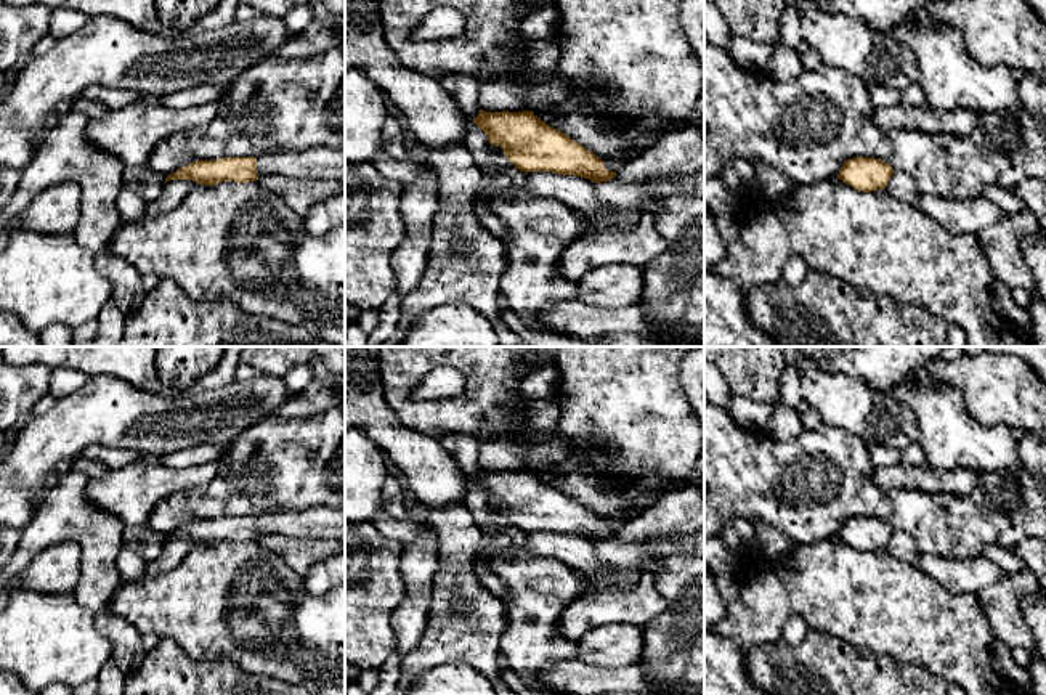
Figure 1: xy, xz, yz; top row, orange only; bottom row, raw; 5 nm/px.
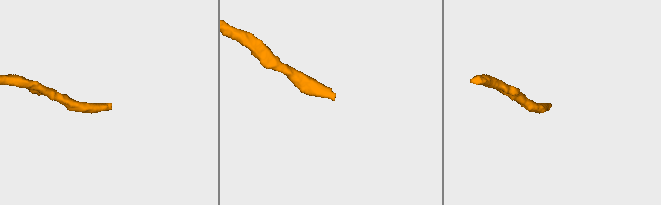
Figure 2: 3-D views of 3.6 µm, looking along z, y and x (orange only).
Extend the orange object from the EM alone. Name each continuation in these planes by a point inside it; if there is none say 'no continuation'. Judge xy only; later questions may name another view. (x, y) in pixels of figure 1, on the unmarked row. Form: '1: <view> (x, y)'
1: xy (321, 522)

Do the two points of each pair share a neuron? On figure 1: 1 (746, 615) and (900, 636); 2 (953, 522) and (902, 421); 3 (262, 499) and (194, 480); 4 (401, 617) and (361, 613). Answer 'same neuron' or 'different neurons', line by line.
1: same neuron
2: different neurons
3: different neurons
4: different neurons

